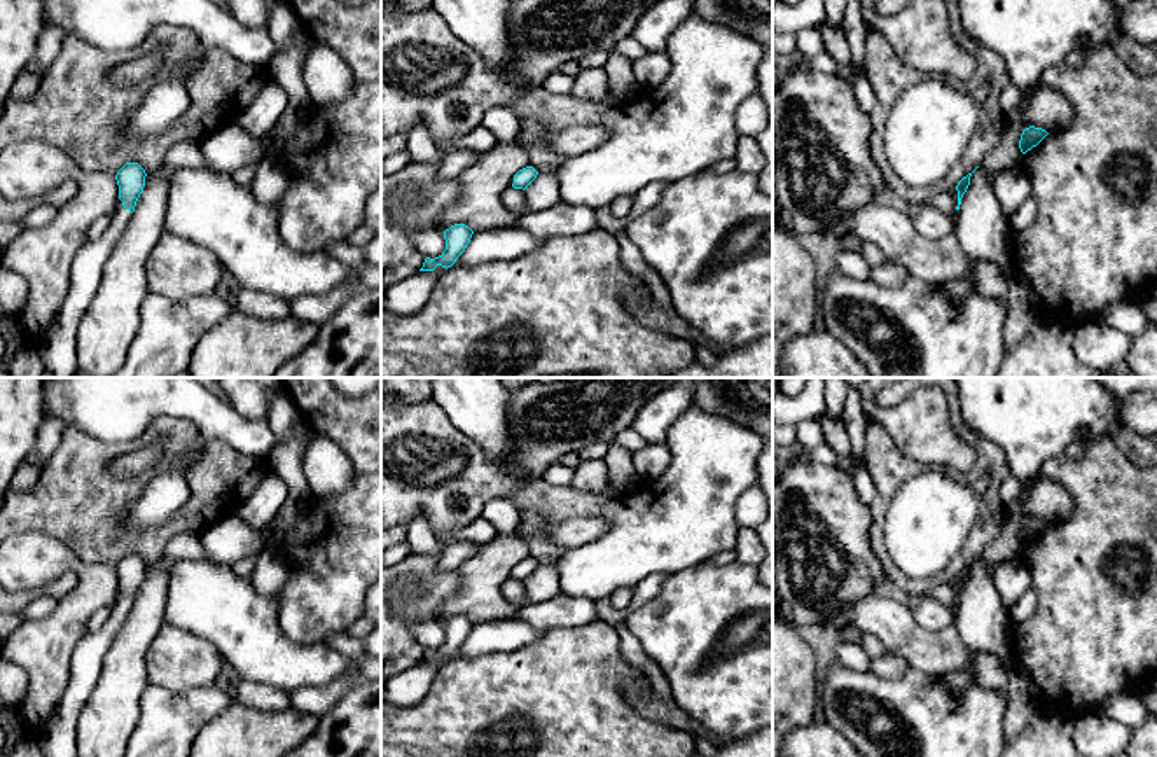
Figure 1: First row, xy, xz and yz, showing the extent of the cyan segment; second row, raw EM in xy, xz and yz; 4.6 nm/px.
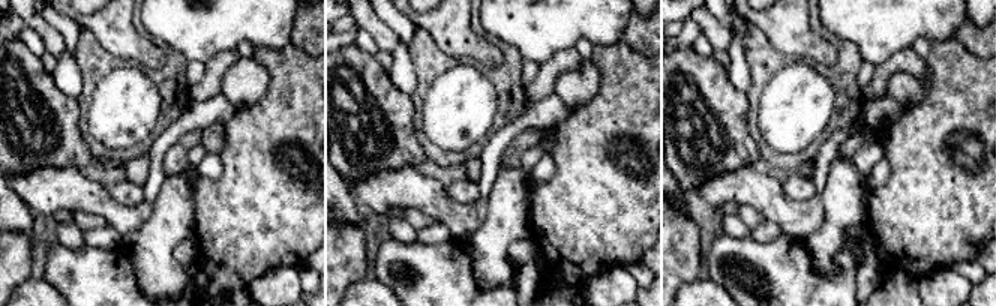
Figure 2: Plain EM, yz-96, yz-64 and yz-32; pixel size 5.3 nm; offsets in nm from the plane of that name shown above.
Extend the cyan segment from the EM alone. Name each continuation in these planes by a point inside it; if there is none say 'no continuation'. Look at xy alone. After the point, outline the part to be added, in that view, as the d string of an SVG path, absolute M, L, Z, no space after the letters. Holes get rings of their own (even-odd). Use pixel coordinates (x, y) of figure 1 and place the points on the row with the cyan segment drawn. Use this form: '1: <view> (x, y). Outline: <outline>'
1: xy (58, 350). Outline: M119 205L108 231L96 241L86 243L73 257L70 269L70 288L58 318L38 344L38 353L45 371L52 378L72 378L79 371L77 364L77 329L98 292L101 271L131 220L131 212Z

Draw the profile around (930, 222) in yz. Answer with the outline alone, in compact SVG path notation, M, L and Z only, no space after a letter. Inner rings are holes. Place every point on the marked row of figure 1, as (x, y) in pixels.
M932 203L918 206L912 222L918 233L930 240L940 240L954 231L953 217L946 215Z

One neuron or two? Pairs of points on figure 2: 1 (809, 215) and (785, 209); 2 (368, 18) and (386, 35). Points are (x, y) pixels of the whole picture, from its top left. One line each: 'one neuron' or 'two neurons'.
1: one neuron
2: one neuron

